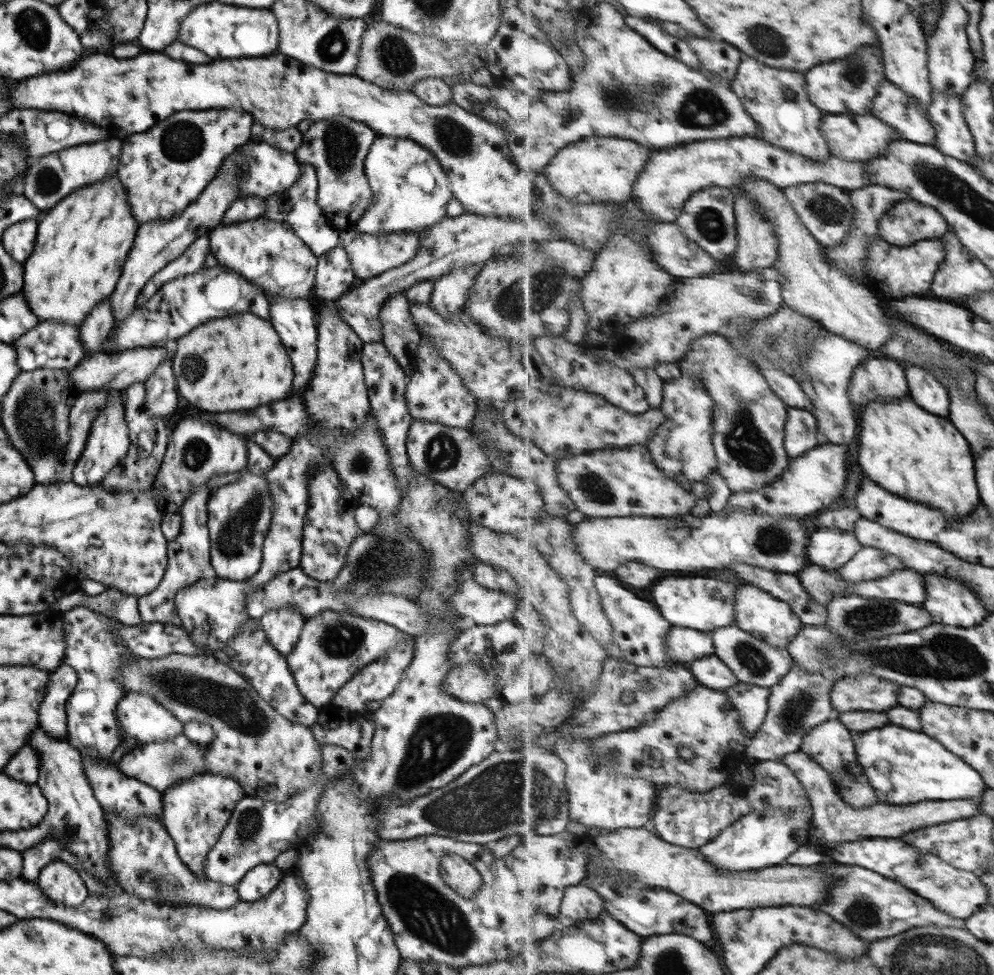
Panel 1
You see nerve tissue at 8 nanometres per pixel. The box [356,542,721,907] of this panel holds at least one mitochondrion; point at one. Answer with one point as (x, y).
(507, 793)

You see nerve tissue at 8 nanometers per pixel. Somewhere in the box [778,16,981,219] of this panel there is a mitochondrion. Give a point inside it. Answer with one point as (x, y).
(855, 74)

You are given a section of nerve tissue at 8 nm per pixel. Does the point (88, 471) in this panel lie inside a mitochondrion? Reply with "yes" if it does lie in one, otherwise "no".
no

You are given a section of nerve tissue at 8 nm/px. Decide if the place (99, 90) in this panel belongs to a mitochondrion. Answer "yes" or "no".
no

